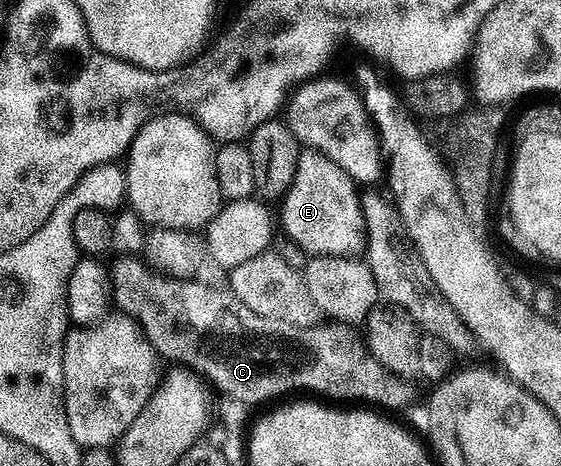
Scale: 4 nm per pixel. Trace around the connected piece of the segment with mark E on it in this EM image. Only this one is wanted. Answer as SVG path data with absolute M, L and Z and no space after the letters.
M300 150L297 173L293 177L291 188L281 199L281 203L283 203L282 230L293 241L297 241L297 245L301 245L301 249L305 249L308 256L354 256L356 253L362 252L367 245L367 230L363 224L359 197L360 192L357 190L355 180L349 178L345 169L341 169L341 165L333 165L333 161L329 161L329 157L325 157L320 151Z

